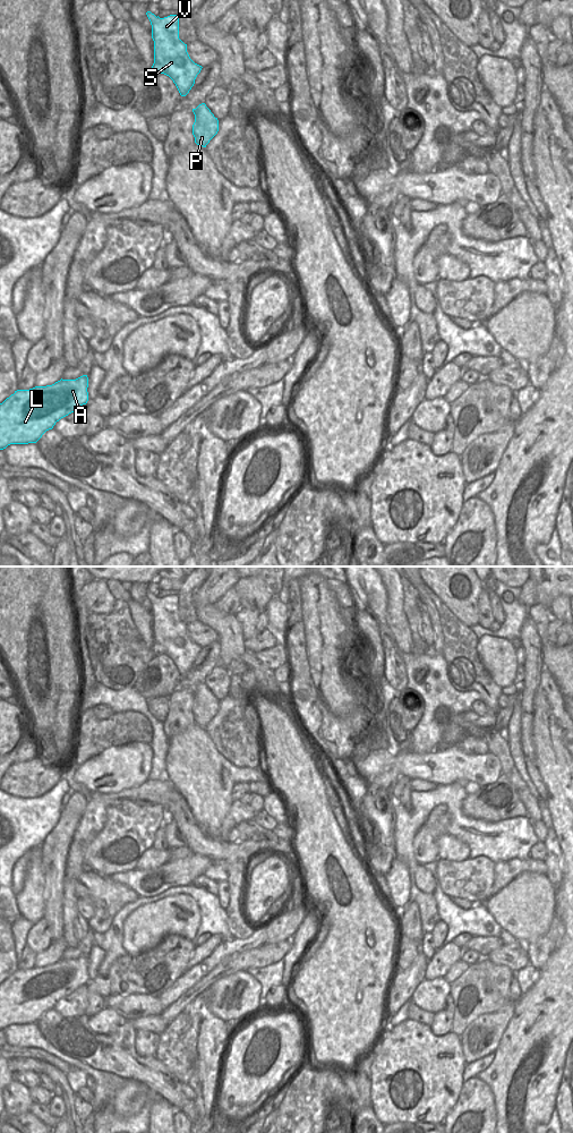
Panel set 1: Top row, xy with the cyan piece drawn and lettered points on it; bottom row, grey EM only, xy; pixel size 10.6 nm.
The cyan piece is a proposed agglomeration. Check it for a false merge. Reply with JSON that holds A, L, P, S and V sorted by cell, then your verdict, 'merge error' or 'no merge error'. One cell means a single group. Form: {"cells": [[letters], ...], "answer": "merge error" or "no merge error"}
{"cells": [["A", "L", "P"], ["S", "V"]], "answer": "merge error"}

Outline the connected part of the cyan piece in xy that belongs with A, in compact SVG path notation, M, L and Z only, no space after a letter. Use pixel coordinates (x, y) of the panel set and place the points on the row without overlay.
M88 957L60 960L52 965L17 970L0 983L0 1030L10 1024L36 1023L57 1002L88 981Z

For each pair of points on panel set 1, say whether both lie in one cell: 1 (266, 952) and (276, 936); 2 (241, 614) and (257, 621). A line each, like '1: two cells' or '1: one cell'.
1: two cells
2: one cell

